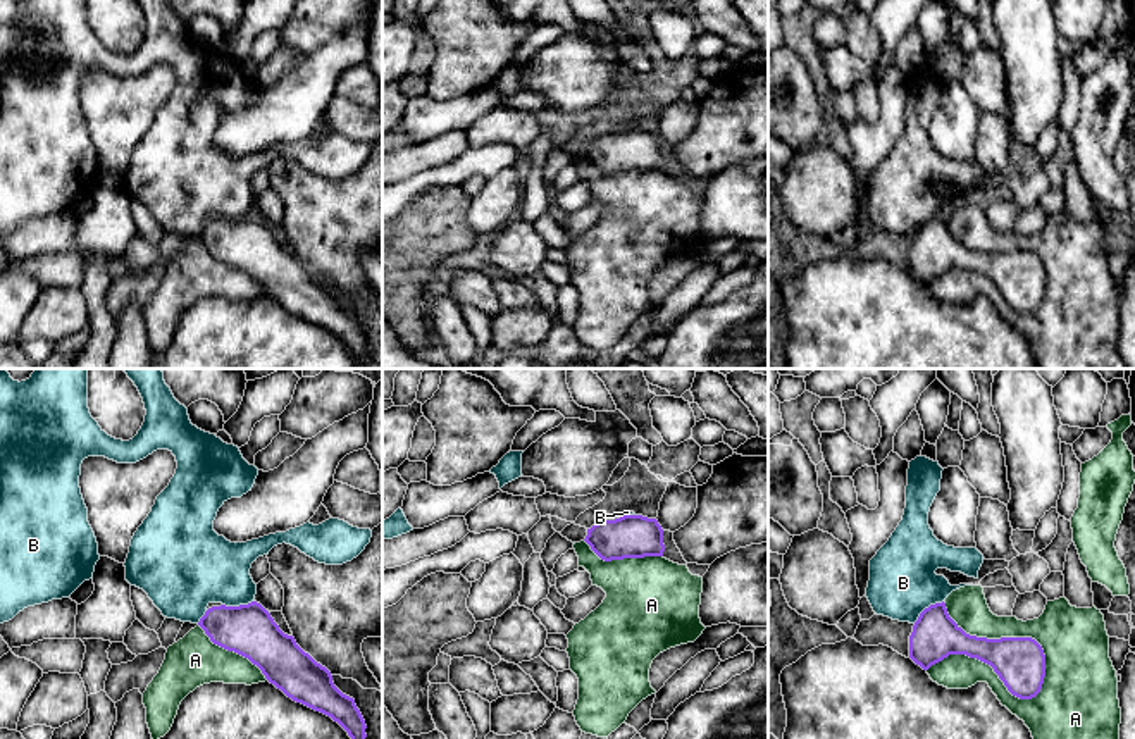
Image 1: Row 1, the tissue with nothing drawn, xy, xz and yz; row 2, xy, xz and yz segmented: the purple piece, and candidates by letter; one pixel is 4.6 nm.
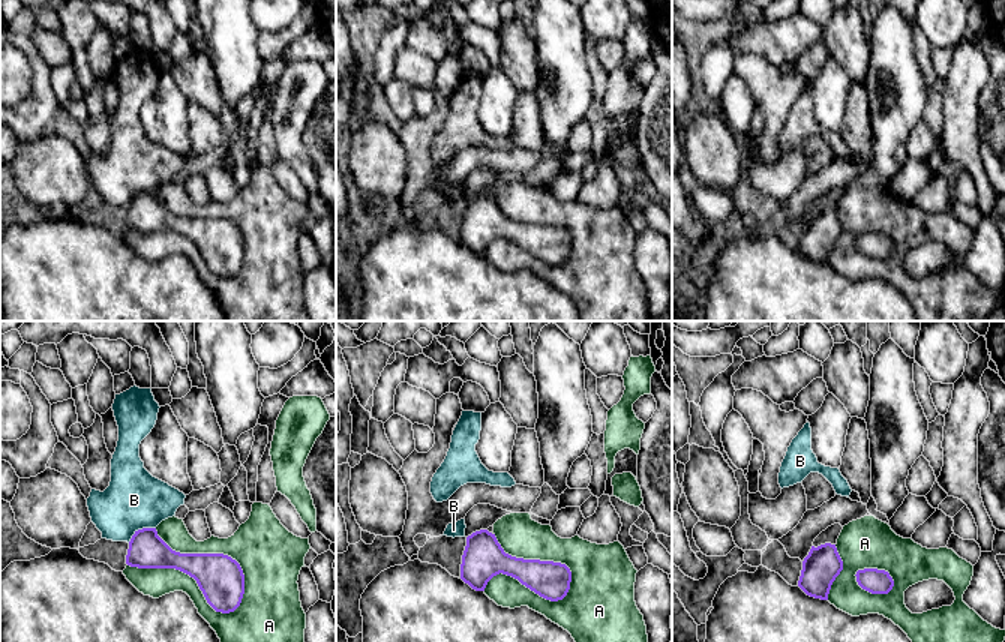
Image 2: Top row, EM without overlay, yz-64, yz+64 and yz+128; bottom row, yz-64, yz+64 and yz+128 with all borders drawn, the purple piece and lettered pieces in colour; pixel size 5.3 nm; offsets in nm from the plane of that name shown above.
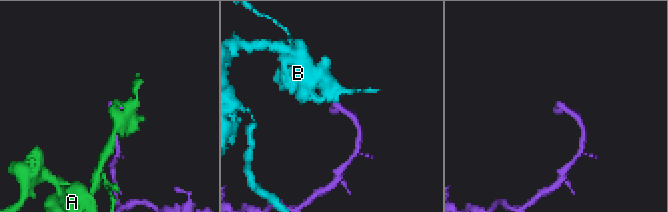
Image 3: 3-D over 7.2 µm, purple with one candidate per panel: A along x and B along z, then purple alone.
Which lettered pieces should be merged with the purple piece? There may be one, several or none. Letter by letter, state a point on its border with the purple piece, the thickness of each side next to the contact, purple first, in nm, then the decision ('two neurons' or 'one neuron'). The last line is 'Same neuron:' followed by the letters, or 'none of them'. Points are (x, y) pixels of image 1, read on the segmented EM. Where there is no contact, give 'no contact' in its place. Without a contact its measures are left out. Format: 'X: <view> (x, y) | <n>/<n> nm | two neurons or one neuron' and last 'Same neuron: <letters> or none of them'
A: yz (1011, 638) | 240/260 nm | two neurons
B: yz (929, 607) | 220/320 nm | one neuron
Same neuron: B

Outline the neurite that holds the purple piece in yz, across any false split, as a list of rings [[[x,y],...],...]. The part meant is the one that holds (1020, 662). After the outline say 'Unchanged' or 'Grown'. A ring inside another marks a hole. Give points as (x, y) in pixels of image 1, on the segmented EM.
[[[921,455],[909,462],[904,515],[889,541],[870,560],[866,598],[877,615],[913,625],[909,658],[923,670],[928,670],[949,655],[966,655],[990,665],[1013,696],[1032,699],[1040,692],[1045,677],[1042,646],[1032,637],[987,639],[970,636],[947,613],[946,598],[952,591],[973,584],[951,586],[935,570],[947,568],[978,579],[983,555],[977,548],[944,544],[928,525],[928,512],[940,491],[942,470],[939,462]]]. Grown

